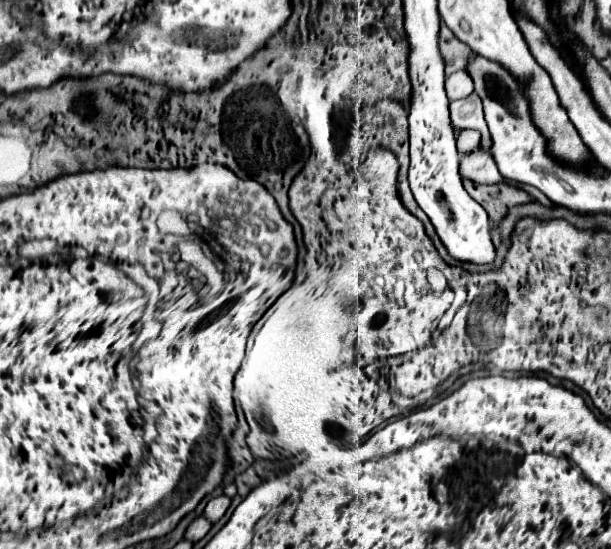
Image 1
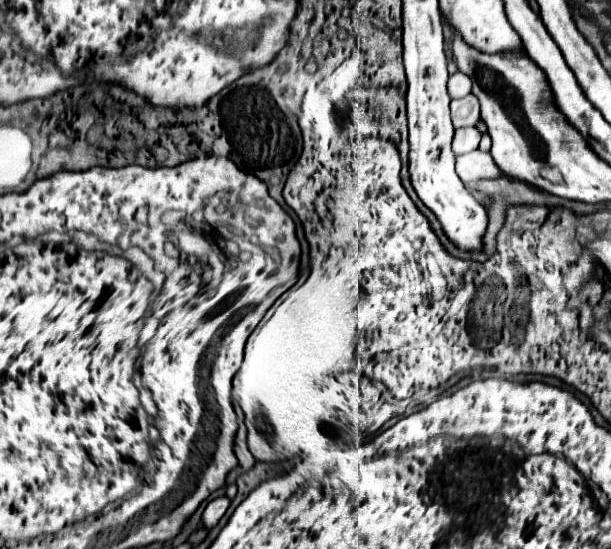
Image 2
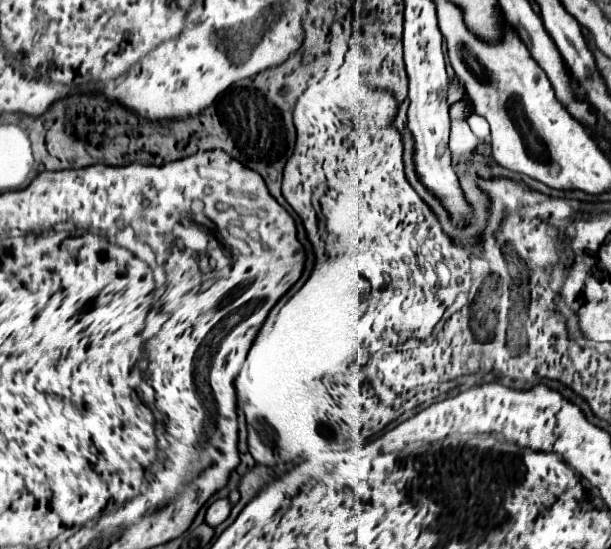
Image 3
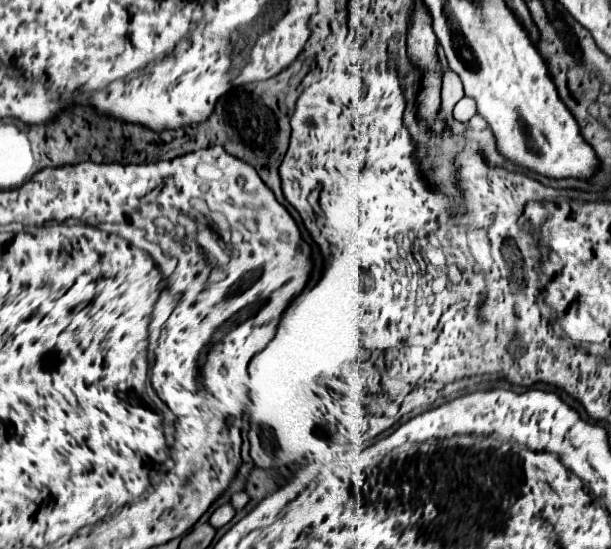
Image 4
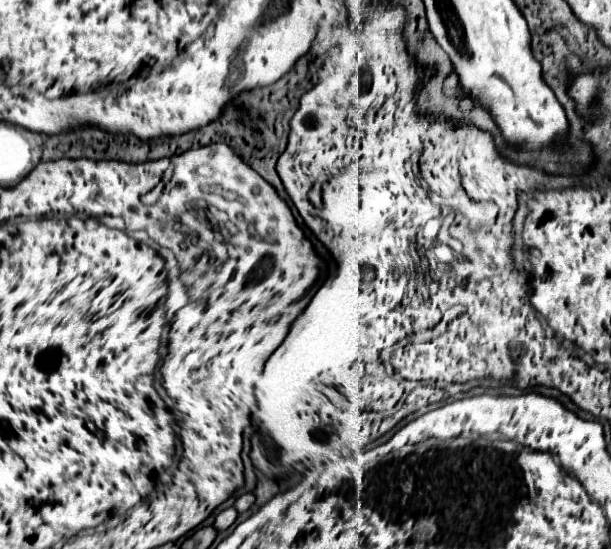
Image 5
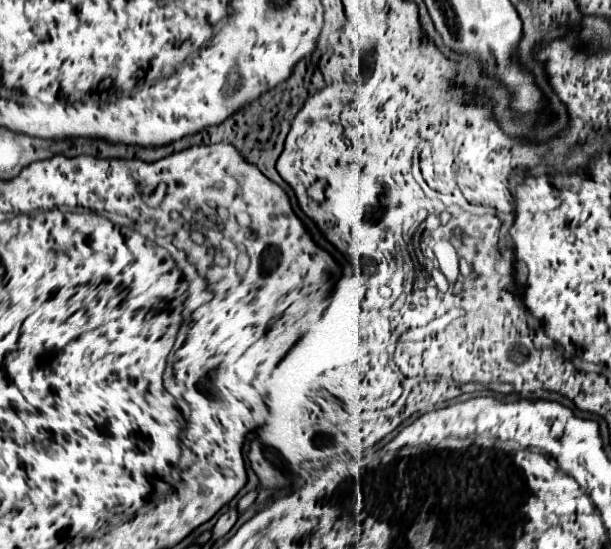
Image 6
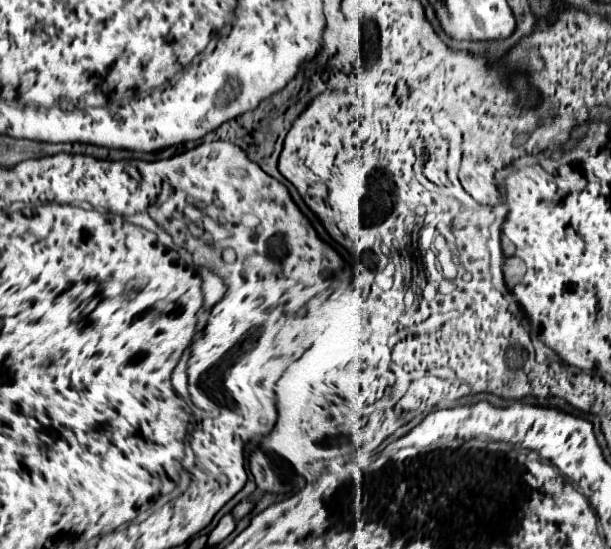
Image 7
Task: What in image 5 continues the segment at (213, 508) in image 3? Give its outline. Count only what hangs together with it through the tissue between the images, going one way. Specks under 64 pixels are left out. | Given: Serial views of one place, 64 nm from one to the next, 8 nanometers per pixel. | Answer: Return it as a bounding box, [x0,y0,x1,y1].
[214,508,238,530]

